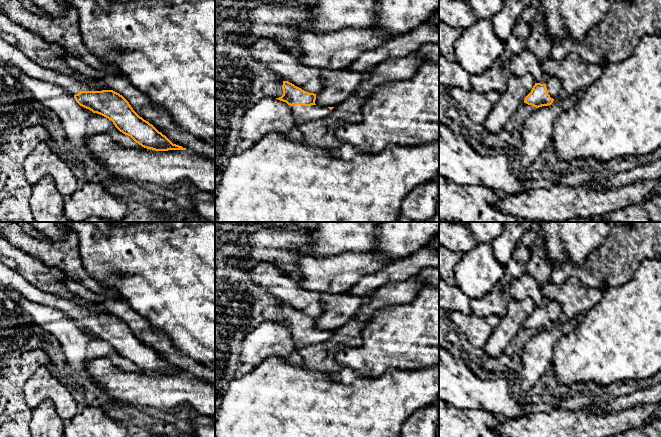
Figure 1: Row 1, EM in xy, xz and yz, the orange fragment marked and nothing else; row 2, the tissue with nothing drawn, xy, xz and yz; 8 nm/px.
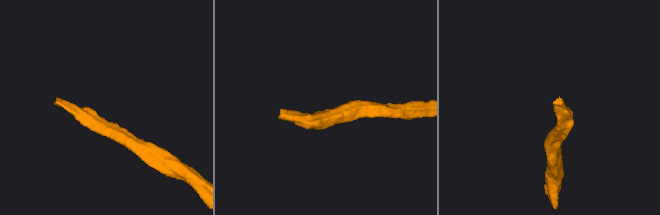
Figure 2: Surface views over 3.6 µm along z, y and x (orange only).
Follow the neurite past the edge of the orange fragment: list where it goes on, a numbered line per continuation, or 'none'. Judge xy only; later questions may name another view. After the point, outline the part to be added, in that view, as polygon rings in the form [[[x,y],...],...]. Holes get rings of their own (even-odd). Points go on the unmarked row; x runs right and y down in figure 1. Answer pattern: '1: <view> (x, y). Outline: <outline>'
1: xy (9, 277). Outline: [[[0,261],[0,286],[5,286],[20,293],[24,298],[39,305],[57,308],[70,315],[73,319],[81,315],[96,315],[94,311],[82,305],[76,299],[64,299],[40,290],[28,282],[15,269],[6,266]]]

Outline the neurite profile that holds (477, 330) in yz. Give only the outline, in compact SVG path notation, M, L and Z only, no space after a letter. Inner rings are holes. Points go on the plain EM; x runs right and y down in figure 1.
M458 311L450 312L447 315L473 346L480 349L485 348L493 331L486 318L473 313L466 315Z

